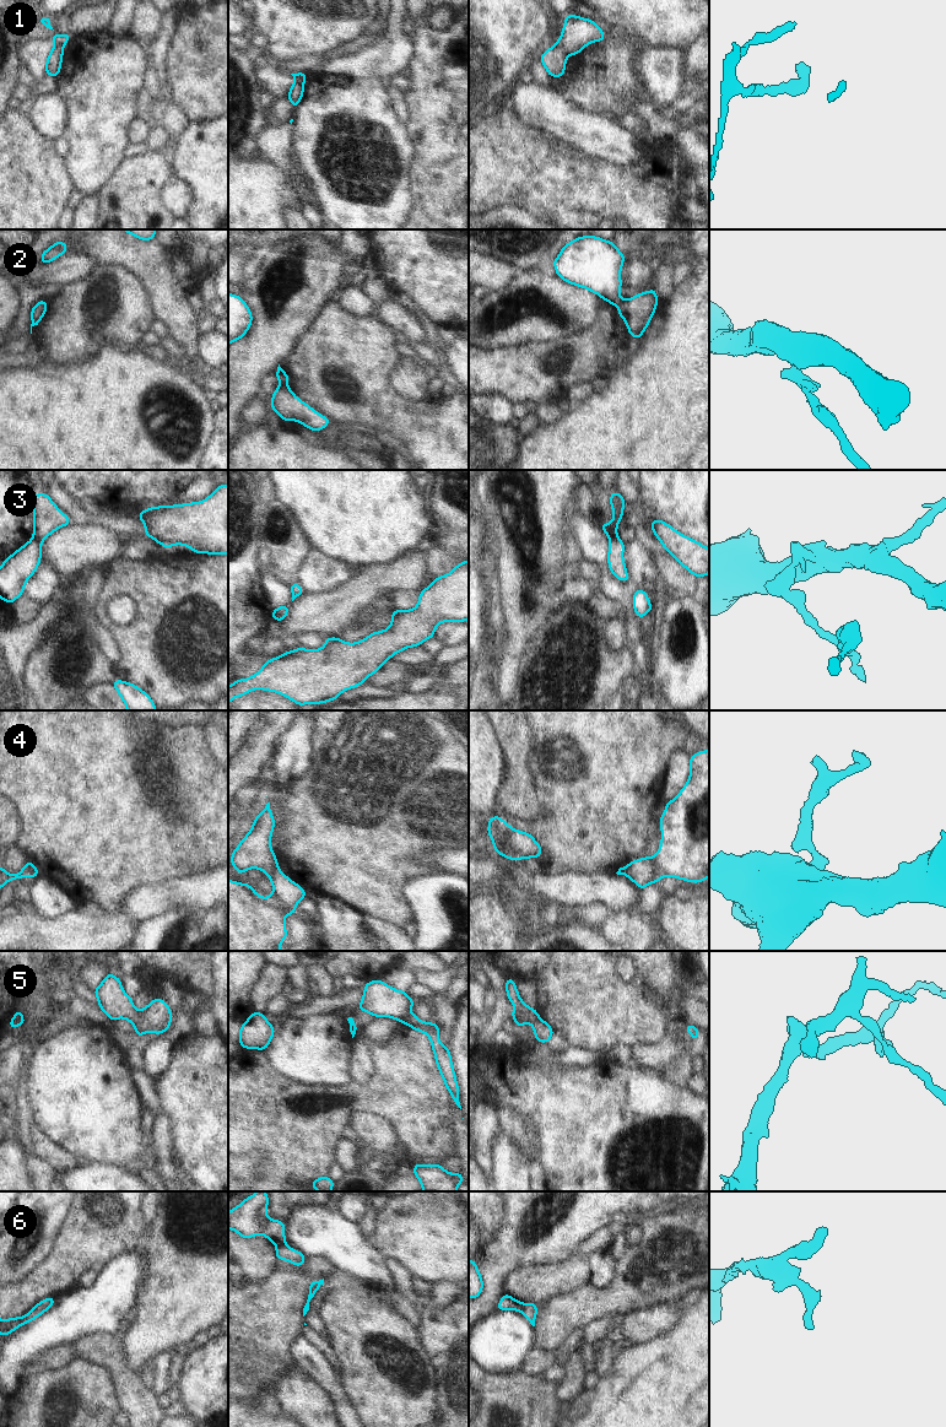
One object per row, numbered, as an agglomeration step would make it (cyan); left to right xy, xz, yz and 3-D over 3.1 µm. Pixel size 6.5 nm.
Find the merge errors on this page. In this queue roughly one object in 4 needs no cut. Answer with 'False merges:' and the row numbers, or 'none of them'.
False merges: 1, 2, 3, 4, 5, 6

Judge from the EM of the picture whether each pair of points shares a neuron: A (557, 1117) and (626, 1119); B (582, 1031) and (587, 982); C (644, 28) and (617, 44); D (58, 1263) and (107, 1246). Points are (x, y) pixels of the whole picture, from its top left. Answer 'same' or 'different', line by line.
A: same
B: same
C: different
D: same

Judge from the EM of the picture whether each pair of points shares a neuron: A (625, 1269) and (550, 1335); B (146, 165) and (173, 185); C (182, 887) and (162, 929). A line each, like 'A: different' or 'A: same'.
A: same
B: different
C: different

